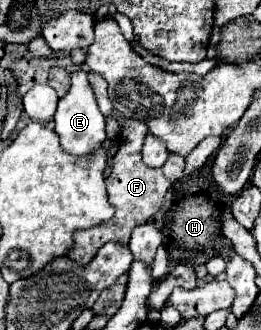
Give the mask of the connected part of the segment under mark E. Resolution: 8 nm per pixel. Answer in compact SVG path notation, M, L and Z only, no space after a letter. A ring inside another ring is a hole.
M83 70L71 74L71 88L59 100L59 106L55 112L55 132L59 134L61 148L69 154L75 154L75 156L91 154L105 140L105 116L99 112L99 106L95 102L95 94L93 94L89 80L87 80L87 74Z

